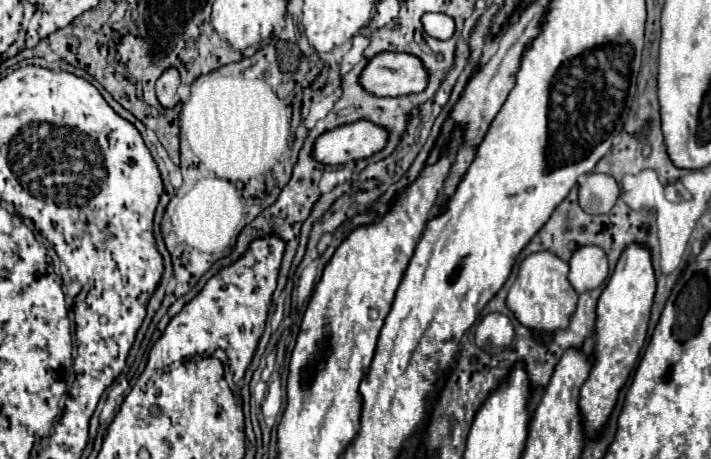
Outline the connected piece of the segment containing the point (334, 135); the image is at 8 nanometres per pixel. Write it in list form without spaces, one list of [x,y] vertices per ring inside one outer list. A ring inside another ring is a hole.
[[[358,120],[324,132],[314,144],[314,158],[322,164],[338,166],[364,160],[380,152],[388,142],[388,132],[368,120]]]

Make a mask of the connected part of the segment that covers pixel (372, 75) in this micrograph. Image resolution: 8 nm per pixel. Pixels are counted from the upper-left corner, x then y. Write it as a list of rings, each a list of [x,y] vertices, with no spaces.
[[[382,52],[364,68],[360,82],[374,96],[406,96],[424,92],[428,78],[420,58],[412,54]]]

